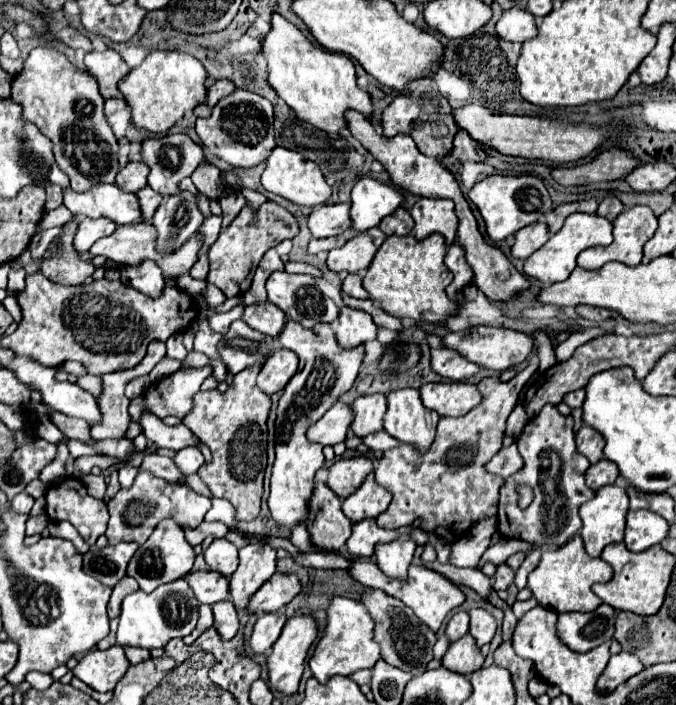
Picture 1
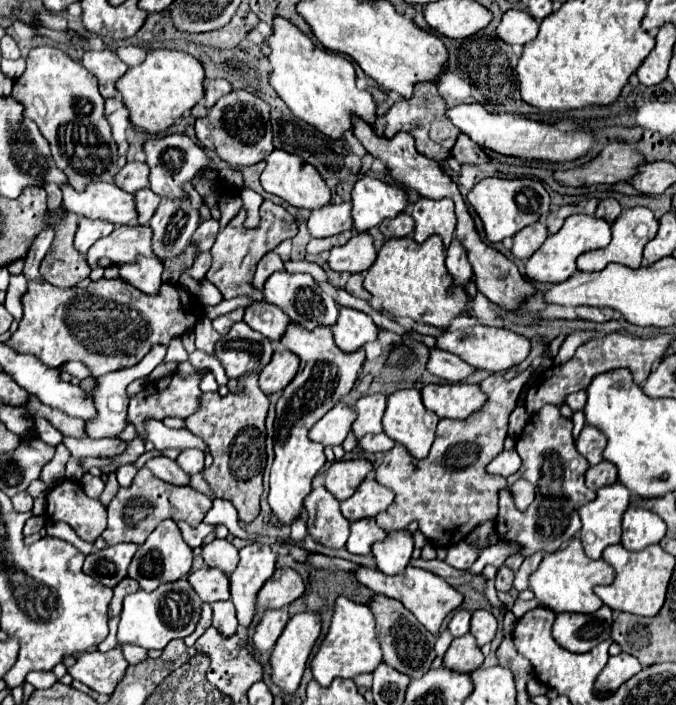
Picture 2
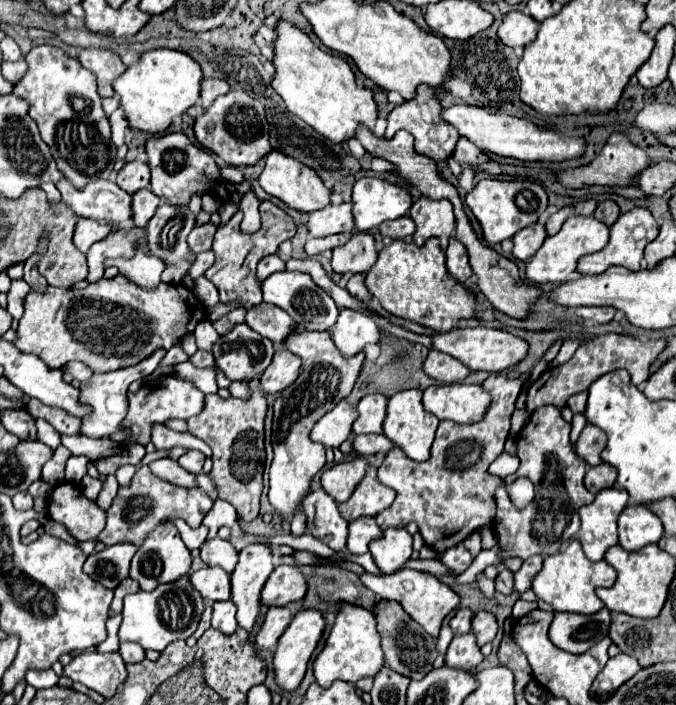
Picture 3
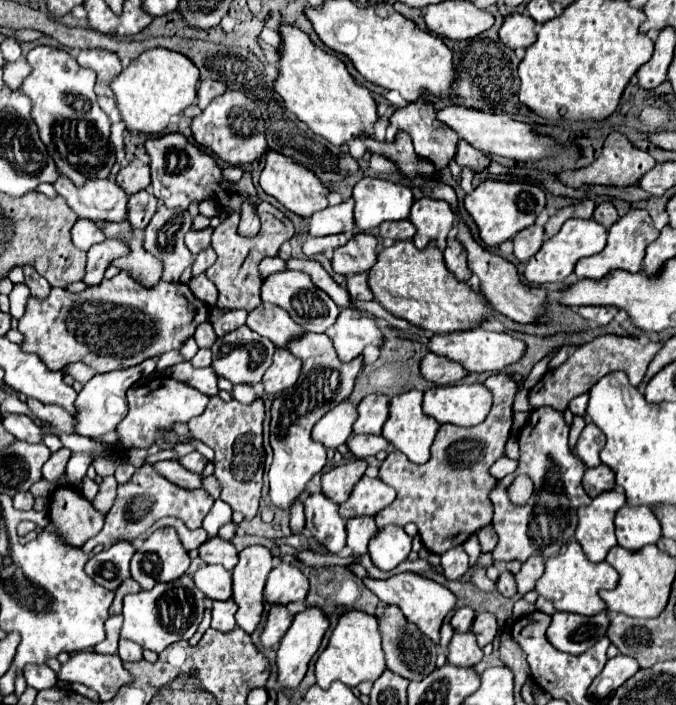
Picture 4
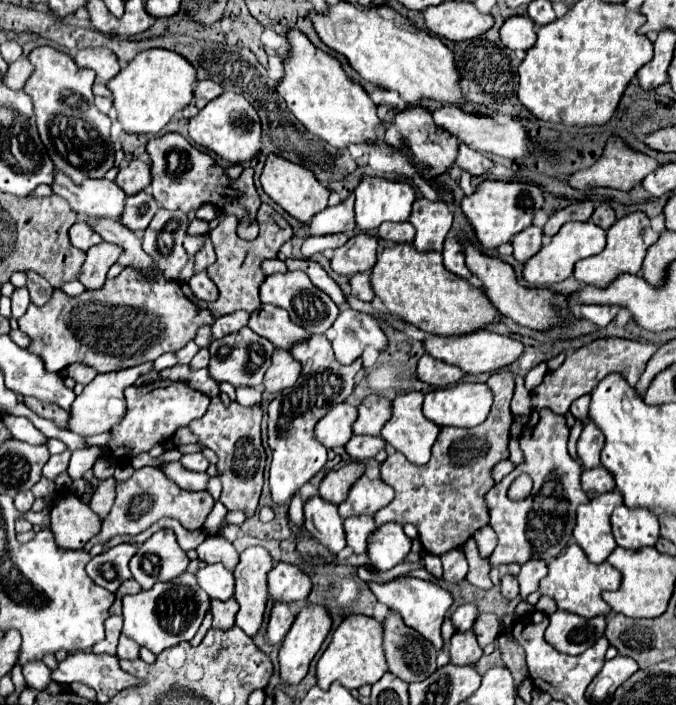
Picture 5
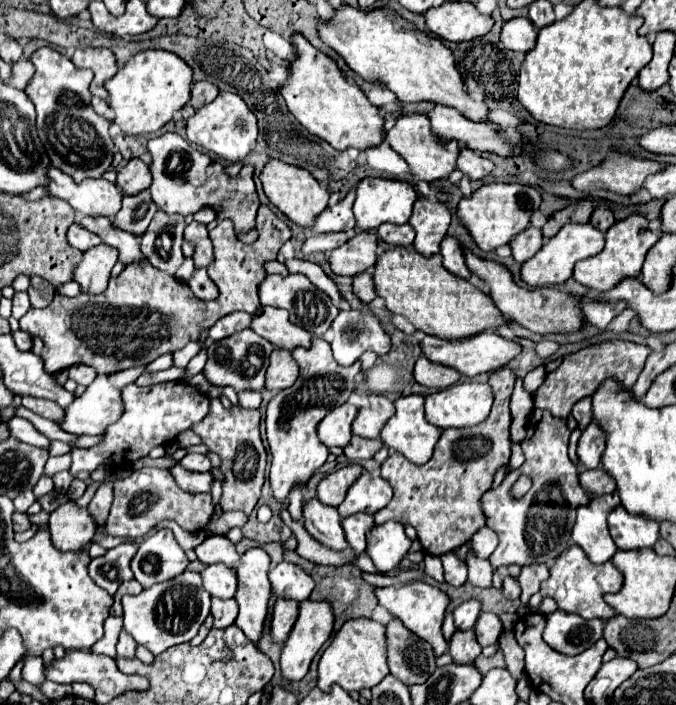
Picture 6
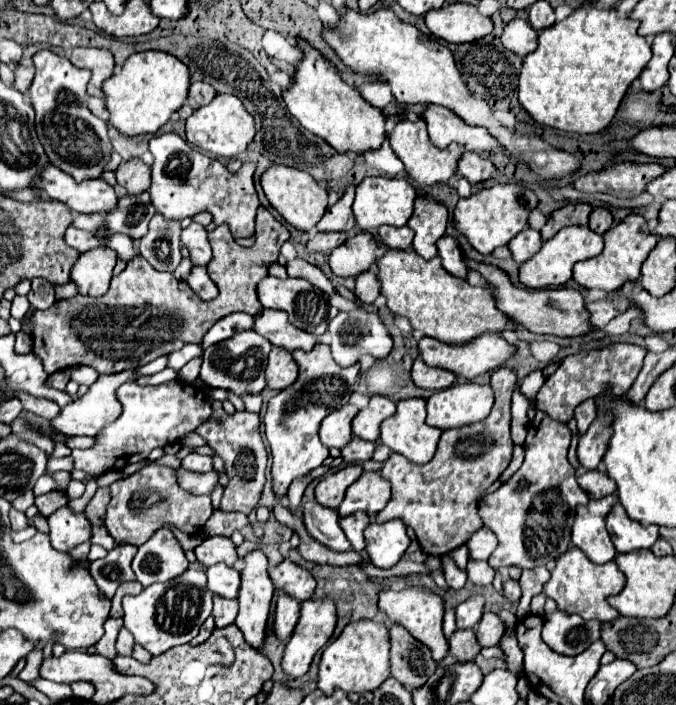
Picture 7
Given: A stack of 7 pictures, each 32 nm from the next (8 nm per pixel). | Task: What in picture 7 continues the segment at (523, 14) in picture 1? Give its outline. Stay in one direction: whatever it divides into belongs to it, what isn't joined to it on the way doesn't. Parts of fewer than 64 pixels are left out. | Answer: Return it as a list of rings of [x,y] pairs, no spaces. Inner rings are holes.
[[[514,18],[504,26],[502,44],[518,56],[528,56],[538,46],[538,32],[526,20]]]

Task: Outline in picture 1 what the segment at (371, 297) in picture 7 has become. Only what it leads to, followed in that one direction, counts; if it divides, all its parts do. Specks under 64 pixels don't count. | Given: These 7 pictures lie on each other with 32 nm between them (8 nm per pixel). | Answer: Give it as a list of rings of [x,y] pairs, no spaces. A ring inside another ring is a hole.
[[[348,274],[348,278],[342,284],[342,290],[354,298],[370,298],[362,286],[362,274]]]

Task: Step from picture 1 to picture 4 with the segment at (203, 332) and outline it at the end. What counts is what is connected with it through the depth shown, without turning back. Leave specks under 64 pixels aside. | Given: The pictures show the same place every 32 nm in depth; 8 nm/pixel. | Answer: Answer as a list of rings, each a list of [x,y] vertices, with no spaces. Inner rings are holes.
[[[208,322],[206,324],[200,324],[198,330],[196,330],[196,334],[194,334],[194,340],[196,340],[196,344],[200,348],[210,348],[214,344],[214,340],[216,340],[216,334],[212,330],[212,324],[208,324]]]

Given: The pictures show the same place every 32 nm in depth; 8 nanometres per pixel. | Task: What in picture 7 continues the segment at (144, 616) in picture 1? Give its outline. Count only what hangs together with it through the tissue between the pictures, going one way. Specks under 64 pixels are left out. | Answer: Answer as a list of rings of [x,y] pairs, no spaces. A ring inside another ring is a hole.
[[[186,570],[174,580],[152,584],[138,596],[124,596],[124,626],[132,632],[134,640],[144,646],[152,656],[166,652],[168,648],[188,644],[212,614],[212,592],[206,588],[204,570]]]

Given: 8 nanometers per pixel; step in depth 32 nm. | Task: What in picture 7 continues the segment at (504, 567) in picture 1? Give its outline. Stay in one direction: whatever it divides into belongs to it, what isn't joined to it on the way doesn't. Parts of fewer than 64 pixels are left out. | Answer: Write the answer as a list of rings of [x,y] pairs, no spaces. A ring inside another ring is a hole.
[[[508,580],[504,582],[504,596],[510,600],[510,602],[518,602],[520,600],[520,584],[514,582],[514,580]]]

